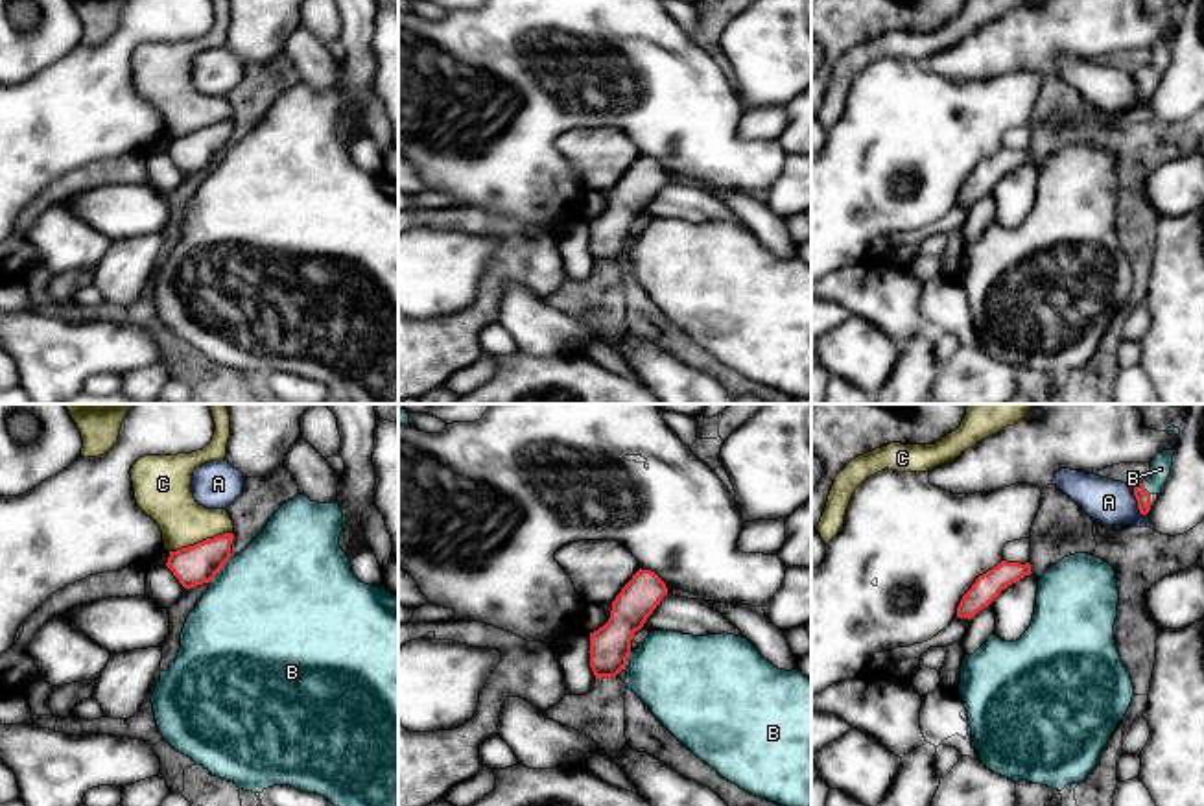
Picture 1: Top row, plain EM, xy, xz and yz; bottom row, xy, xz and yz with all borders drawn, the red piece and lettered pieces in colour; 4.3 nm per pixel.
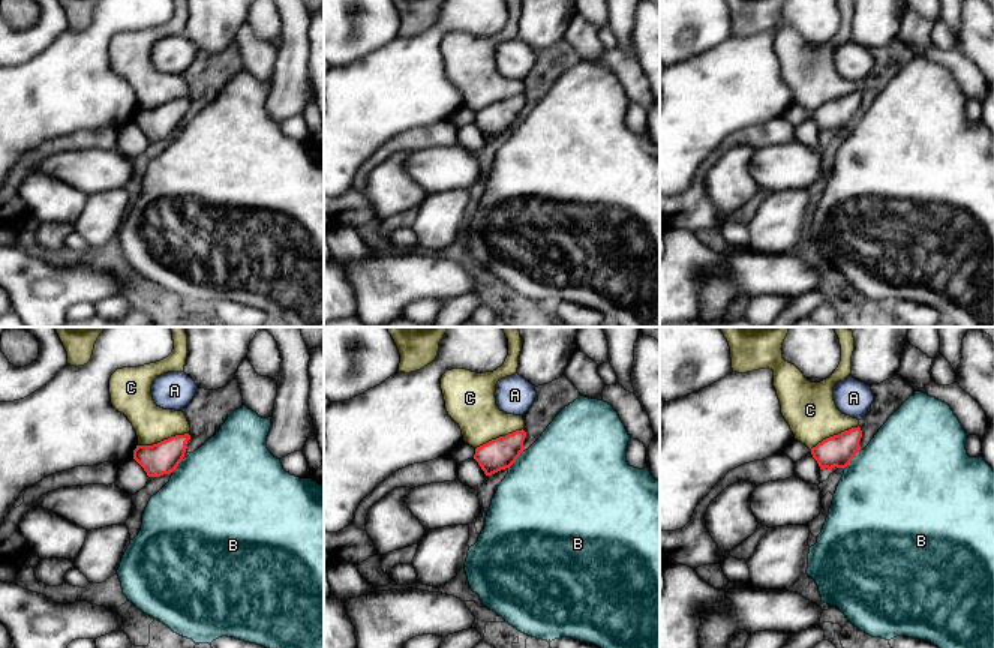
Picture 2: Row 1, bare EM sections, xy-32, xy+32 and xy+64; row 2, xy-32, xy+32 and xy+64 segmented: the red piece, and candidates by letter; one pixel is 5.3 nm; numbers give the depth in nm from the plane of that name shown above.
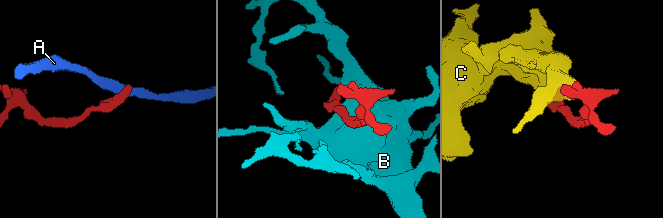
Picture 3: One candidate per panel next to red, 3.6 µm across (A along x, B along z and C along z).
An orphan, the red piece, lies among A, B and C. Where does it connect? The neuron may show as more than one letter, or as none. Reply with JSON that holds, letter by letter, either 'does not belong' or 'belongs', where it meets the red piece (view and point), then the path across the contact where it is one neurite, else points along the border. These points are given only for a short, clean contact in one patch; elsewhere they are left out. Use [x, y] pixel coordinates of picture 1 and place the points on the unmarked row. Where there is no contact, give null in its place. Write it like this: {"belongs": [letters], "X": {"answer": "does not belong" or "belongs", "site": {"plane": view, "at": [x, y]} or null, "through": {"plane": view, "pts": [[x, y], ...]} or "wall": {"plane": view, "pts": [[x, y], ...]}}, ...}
{"belongs": ["B"], "A": {"answer": "does not belong", "site": {"plane": "yz", "at": [1138, 89]}, "wall": {"plane": "yz", "pts": [[1133, 72], [1136, 94], [1145, 102]]}}, "B": {"answer": "belongs", "site": {"plane": "xy", "at": [220, 155]}}, "C": {"answer": "does not belong", "site": {"plane": "xy", "at": [200, 130]}}}

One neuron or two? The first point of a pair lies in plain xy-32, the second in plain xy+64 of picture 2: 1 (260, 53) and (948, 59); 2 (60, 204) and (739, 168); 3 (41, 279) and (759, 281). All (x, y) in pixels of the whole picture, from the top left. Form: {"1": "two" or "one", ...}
{"1": "two", "2": "one", "3": "one"}

